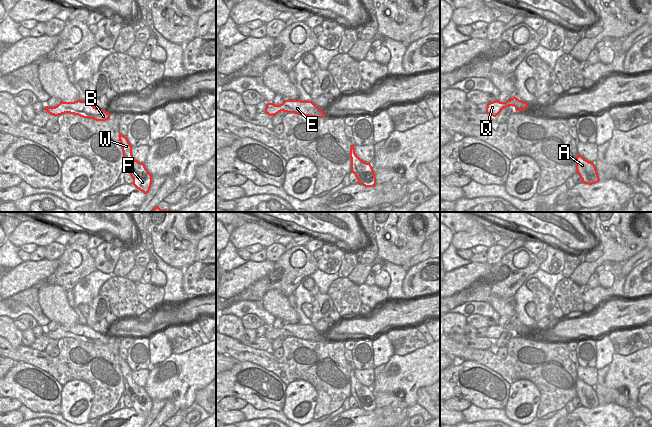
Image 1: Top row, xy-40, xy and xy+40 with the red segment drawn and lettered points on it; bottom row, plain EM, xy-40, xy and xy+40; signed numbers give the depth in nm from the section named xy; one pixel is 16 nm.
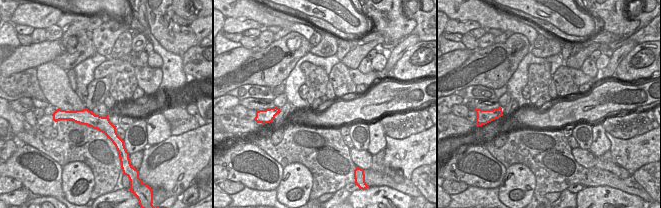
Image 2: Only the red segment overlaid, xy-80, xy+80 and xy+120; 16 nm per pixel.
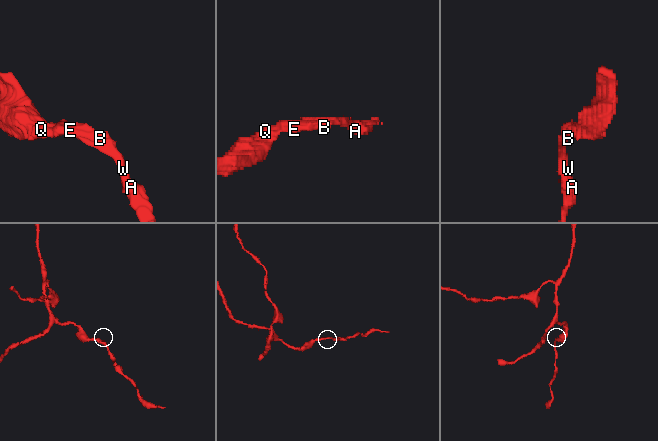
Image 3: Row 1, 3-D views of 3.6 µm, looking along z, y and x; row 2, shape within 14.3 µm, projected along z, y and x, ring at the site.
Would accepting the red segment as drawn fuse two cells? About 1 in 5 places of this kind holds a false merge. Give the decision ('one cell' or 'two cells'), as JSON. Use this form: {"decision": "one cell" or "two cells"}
{"decision": "one cell"}

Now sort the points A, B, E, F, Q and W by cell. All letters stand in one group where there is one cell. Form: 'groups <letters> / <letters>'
groups A B E F Q W

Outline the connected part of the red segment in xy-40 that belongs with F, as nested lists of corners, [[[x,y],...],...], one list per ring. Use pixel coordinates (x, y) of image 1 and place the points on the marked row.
[[[119,131],[119,140],[123,151],[125,171],[128,171],[133,179],[133,185],[144,194],[150,191],[152,175],[148,172],[143,163],[138,162],[132,155],[132,146],[126,136]]]

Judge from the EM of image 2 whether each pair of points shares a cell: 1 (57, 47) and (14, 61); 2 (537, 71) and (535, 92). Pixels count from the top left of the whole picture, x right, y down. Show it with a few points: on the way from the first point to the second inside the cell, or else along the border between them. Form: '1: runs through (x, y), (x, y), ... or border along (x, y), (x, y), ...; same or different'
1: runs through (46, 51), (25, 57); same
2: runs through (537, 76), (537, 87); same

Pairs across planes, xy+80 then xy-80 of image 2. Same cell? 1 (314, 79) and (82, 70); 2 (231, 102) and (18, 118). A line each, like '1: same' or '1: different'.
1: different
2: same

